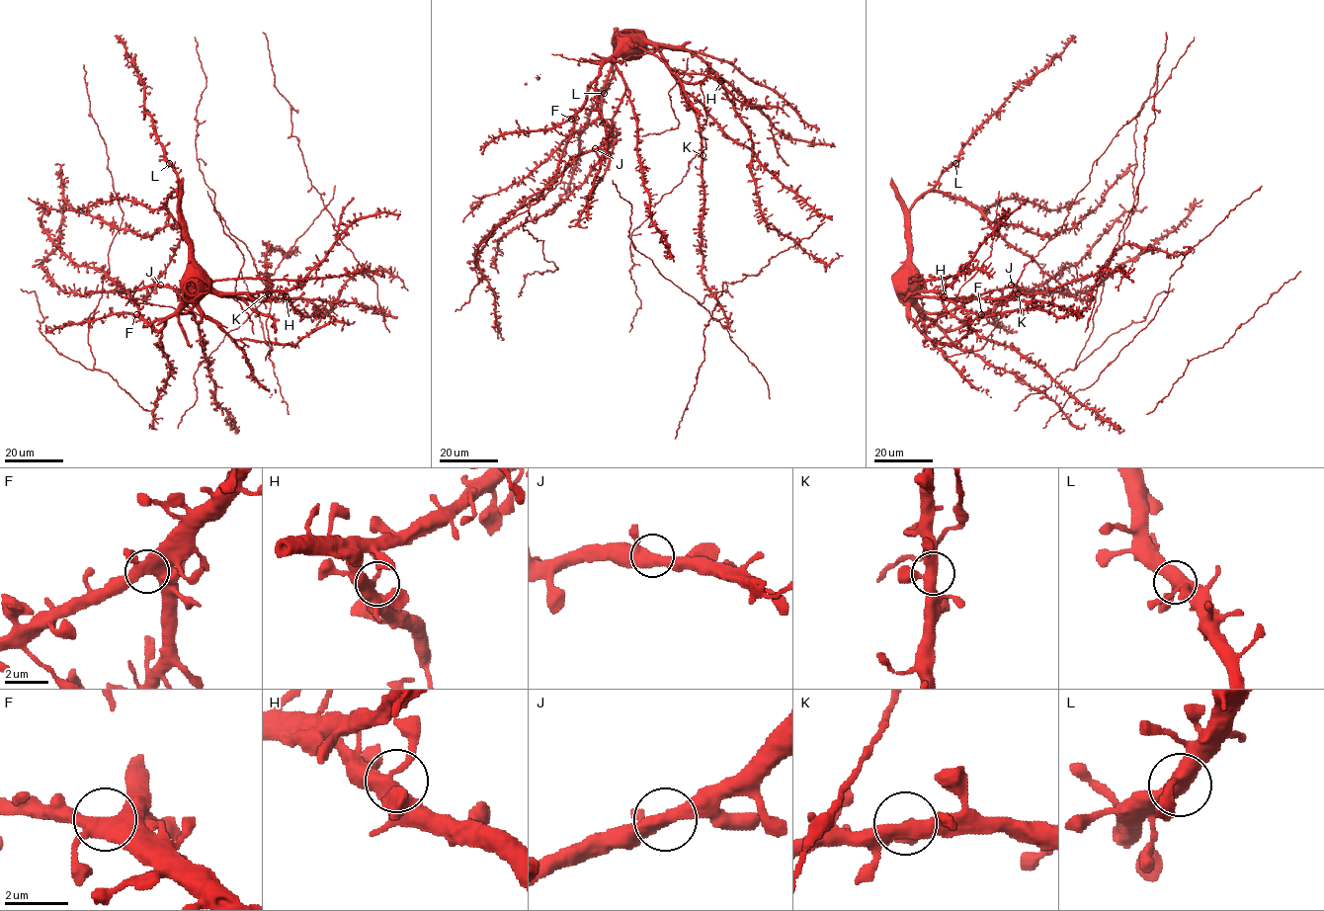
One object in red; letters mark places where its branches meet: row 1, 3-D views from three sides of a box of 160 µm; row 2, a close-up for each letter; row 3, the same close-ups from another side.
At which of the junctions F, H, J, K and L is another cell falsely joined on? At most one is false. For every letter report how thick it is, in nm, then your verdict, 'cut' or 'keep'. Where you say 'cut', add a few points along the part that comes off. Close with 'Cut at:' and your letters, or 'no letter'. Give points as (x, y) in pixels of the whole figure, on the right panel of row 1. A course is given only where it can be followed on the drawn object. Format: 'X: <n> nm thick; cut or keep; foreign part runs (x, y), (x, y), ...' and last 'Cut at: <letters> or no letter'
F: 460 nm thick; keep
H: 440 nm thick; keep
J: 400 nm thick; keep
K: 400 nm thick; keep
L: 420 nm thick; keep
Cut at: no letter

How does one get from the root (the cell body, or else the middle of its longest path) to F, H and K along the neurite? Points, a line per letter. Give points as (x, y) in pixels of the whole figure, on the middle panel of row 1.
F: (625, 51), (603, 65), (601, 74), (588, 90), (584, 106), (571, 119)
H: (625, 51), (637, 50), (644, 43), (682, 45), (694, 52), (720, 81)
K: (625, 51), (637, 50), (647, 43), (659, 52), (685, 103), (695, 114), (703, 155)

